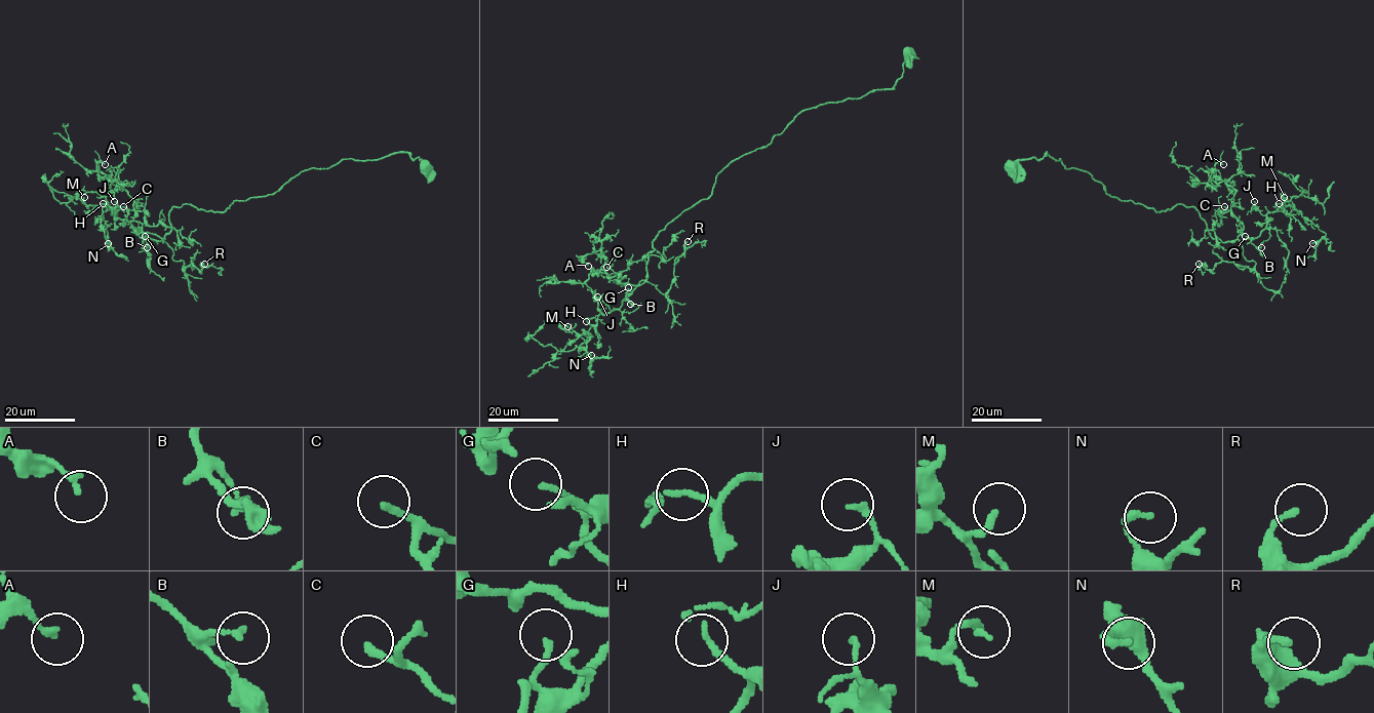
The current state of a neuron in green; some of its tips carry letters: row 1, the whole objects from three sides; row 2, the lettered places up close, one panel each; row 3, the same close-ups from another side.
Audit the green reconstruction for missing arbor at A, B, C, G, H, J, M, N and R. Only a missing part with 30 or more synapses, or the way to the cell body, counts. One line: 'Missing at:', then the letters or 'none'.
Missing at: C, H

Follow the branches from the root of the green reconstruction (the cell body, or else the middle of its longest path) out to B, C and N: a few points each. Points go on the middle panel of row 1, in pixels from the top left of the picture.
B: (908, 53), (891, 88), (805, 109), (732, 160), (711, 195), (653, 241), (630, 304)
C: (908, 53), (891, 88), (805, 109), (732, 160), (711, 195), (653, 241), (644, 280), (625, 286), (606, 267)
N: (908, 53), (891, 88), (805, 109), (732, 160), (653, 241), (646, 279), (598, 310), (591, 368), (591, 355)

